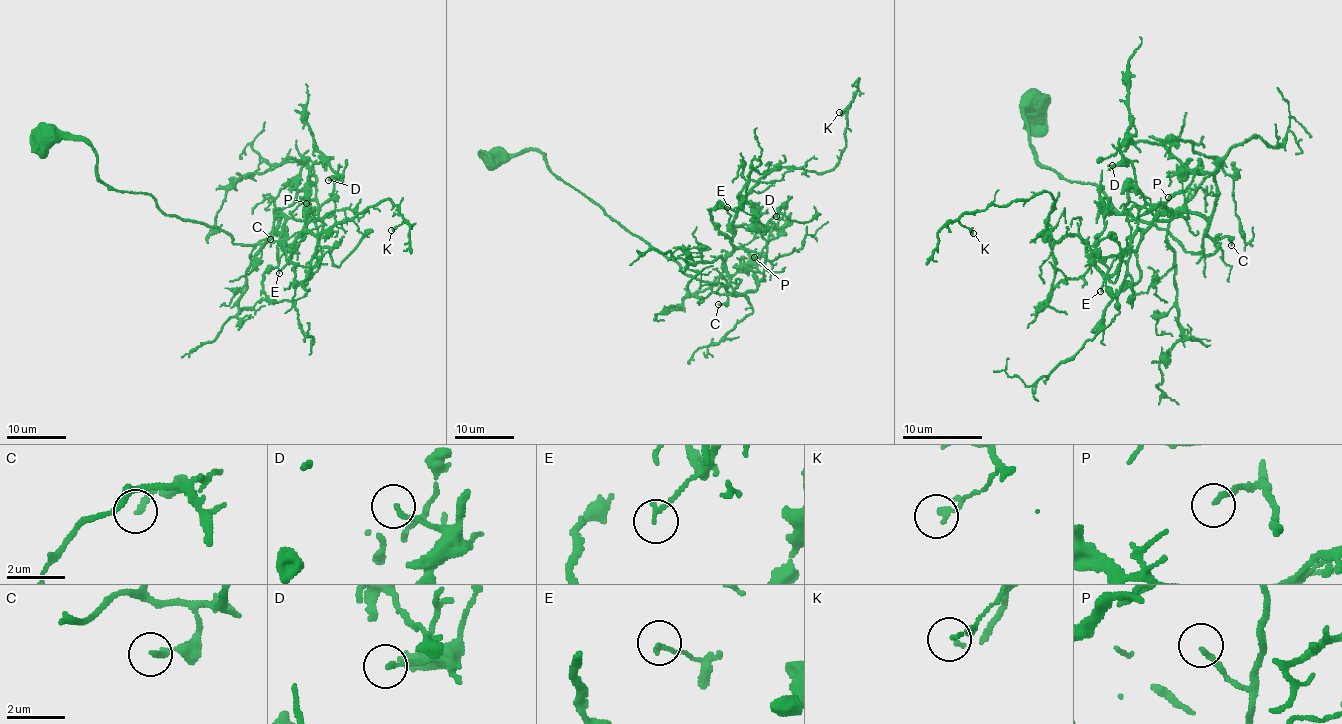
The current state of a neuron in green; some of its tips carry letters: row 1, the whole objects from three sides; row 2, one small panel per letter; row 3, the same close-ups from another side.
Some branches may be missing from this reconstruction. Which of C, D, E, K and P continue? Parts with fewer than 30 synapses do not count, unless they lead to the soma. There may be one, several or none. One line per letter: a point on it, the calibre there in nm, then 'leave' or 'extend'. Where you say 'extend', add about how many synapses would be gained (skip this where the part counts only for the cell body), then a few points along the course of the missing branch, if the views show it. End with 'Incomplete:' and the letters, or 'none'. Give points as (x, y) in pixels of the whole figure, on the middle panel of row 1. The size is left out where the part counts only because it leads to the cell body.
C: at (718, 304); 170 nm thick; leave
D: at (776, 216); 150 nm thick; leave
E: at (727, 207); 170 nm thick; leave
K: at (839, 112); 150 nm thick; leave
P: at (754, 257); 180 nm thick; extend; about 70 synapses; missing branch runs (754, 257), (728, 239), (709, 242), (697, 257), (687, 259)
Incomplete: P

